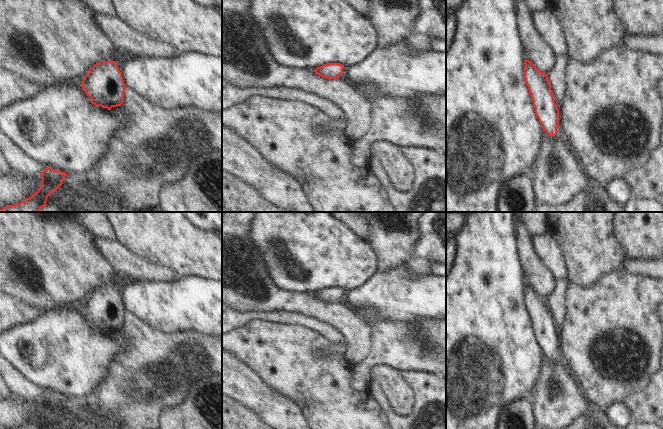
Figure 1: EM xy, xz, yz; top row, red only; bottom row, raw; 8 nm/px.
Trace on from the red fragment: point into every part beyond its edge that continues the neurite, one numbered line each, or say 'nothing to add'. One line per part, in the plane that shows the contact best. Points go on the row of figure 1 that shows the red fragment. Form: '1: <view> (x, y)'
nothing to add

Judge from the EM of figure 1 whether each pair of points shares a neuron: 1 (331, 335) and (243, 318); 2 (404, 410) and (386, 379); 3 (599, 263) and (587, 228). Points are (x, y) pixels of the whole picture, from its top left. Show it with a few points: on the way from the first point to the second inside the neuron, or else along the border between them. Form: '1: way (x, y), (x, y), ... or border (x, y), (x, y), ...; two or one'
1: way (309, 322), (292, 317), (265, 316); one
2: way (402, 402), (393, 387); one
3: way (596, 254), (590, 248), (587, 237); one

